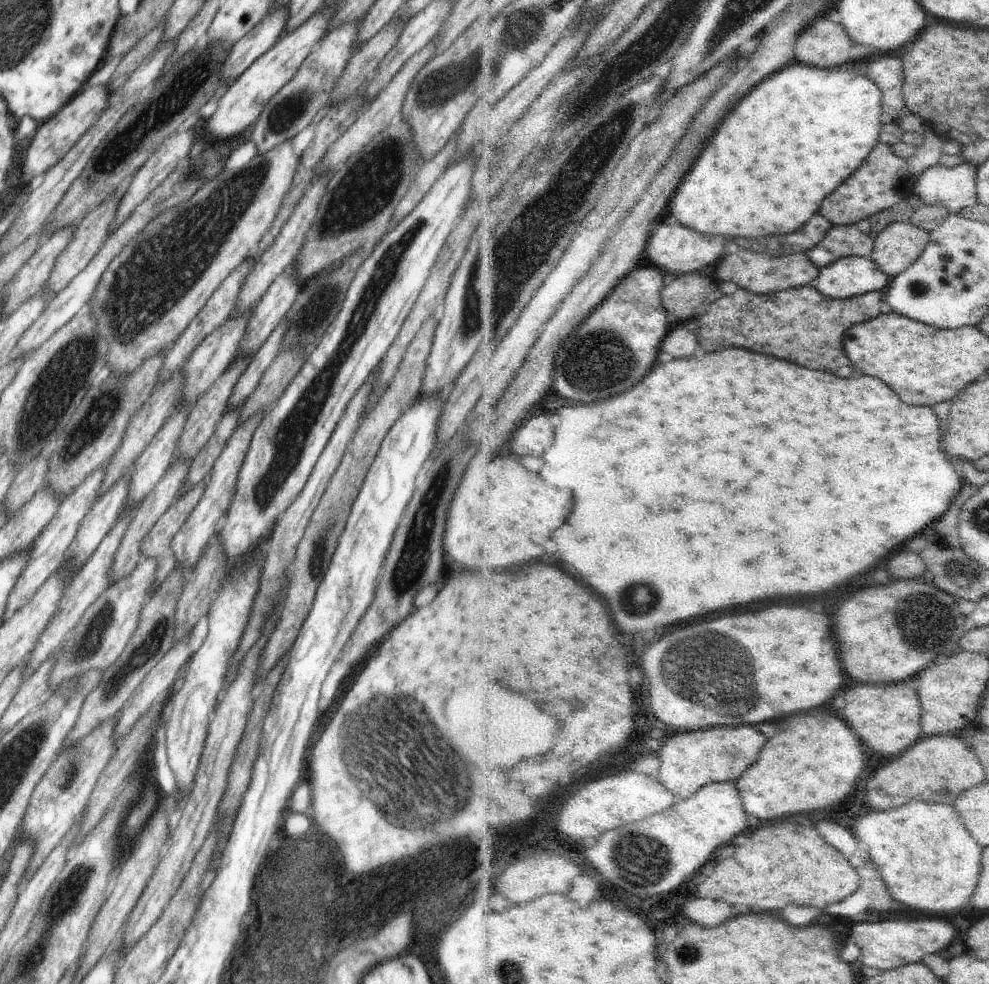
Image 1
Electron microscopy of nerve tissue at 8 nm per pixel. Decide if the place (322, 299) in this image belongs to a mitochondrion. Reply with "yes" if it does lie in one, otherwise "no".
yes

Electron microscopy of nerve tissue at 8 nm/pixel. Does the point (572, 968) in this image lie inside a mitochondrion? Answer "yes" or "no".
no

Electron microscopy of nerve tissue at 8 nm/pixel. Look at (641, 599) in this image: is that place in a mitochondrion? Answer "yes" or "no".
yes

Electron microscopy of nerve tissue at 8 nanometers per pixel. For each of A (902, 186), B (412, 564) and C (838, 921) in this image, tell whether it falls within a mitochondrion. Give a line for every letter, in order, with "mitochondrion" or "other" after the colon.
A: other
B: mitochondrion
C: other

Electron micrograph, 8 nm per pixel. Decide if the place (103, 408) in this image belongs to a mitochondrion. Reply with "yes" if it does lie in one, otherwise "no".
yes

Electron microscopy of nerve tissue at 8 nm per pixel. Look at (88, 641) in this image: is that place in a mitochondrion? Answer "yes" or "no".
yes

